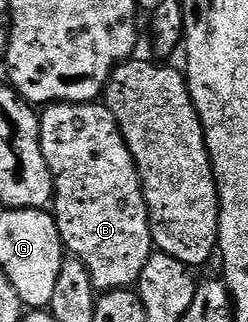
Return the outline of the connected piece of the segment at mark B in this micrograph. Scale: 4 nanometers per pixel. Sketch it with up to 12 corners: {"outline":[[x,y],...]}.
{"outline":[[99,101],[44,106],[64,248],[100,292],[153,254],[137,165]]}

